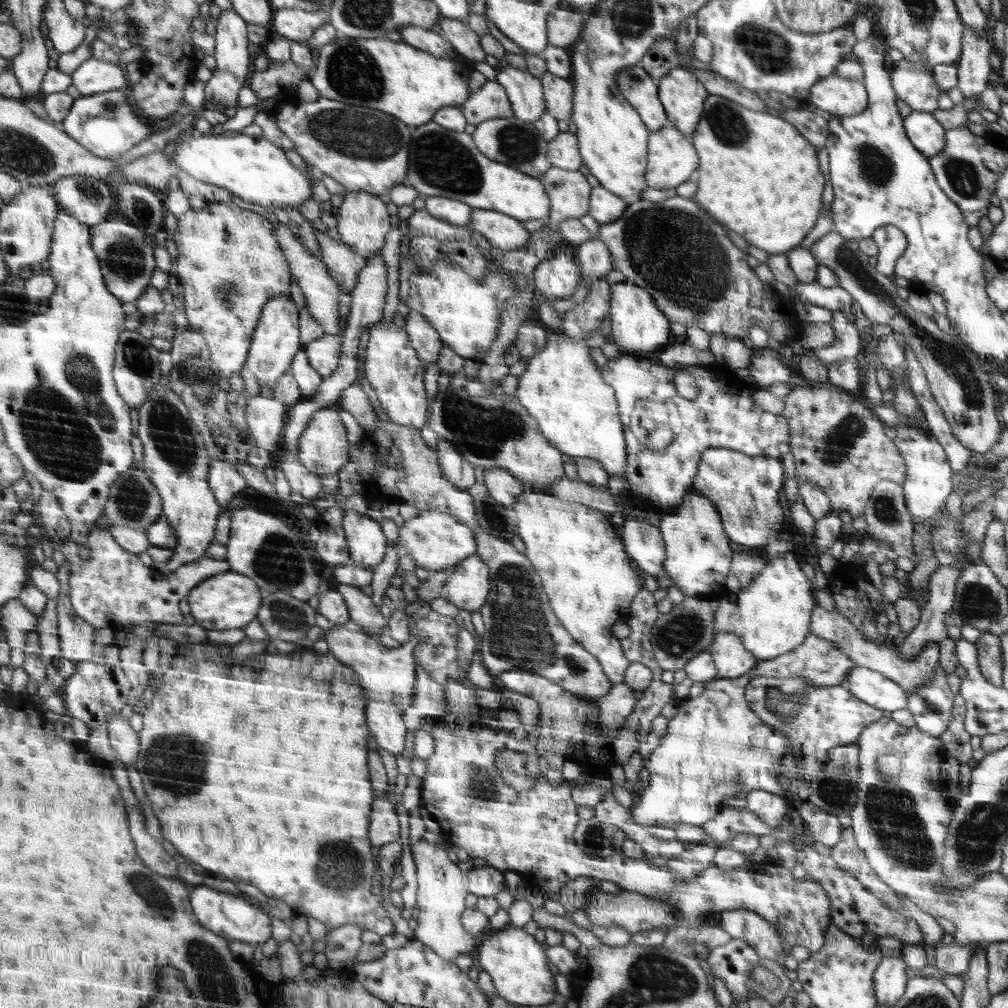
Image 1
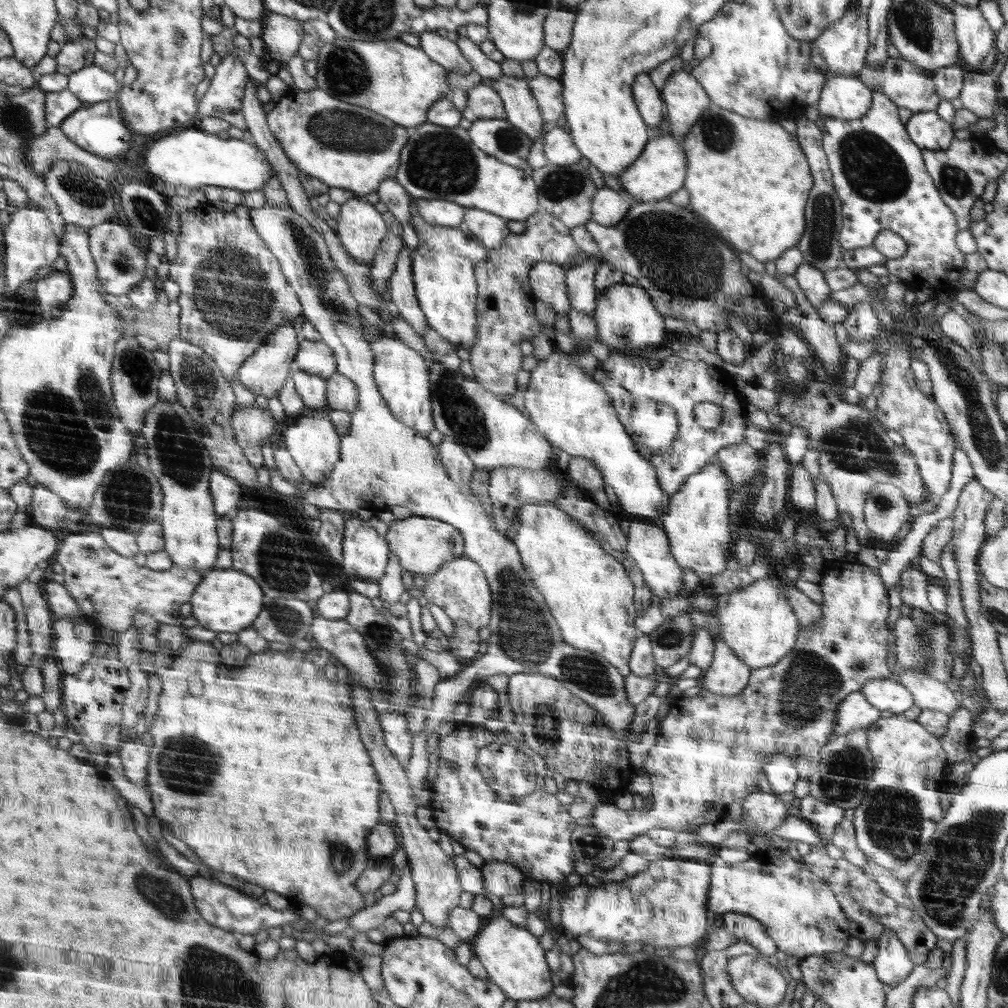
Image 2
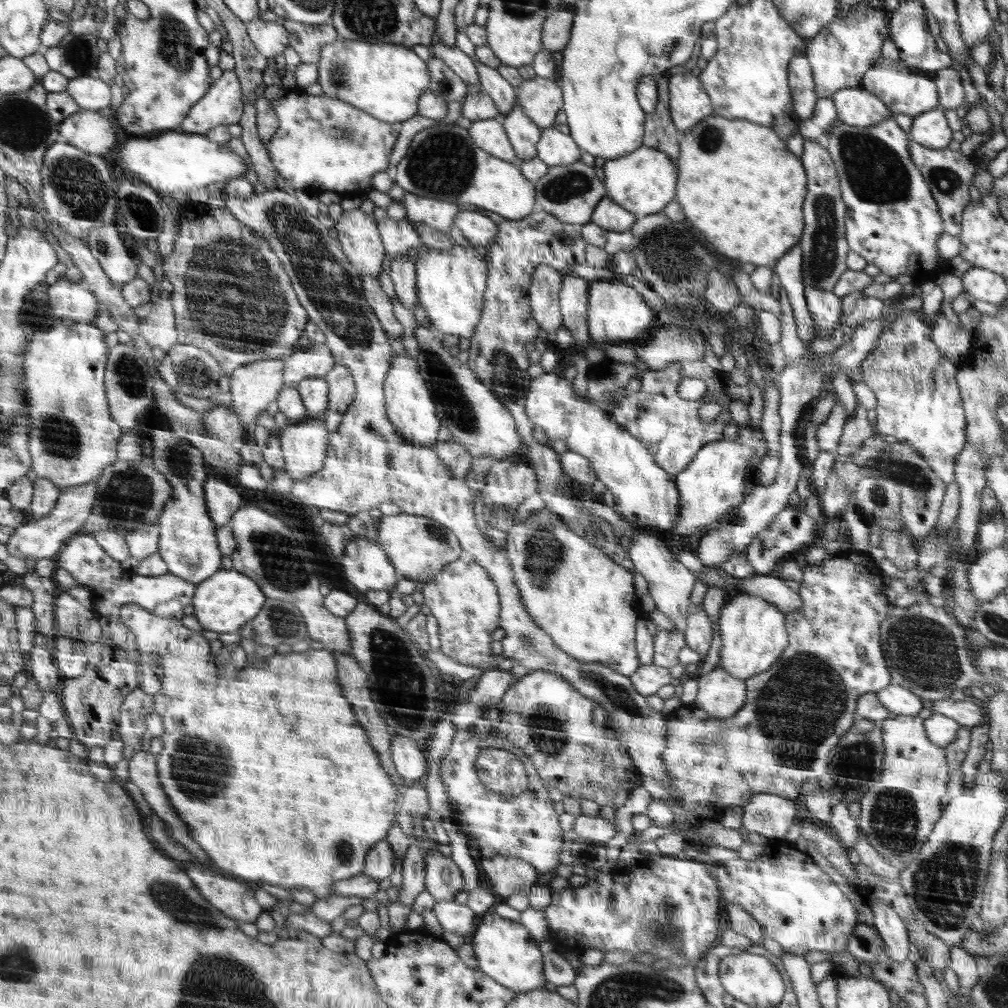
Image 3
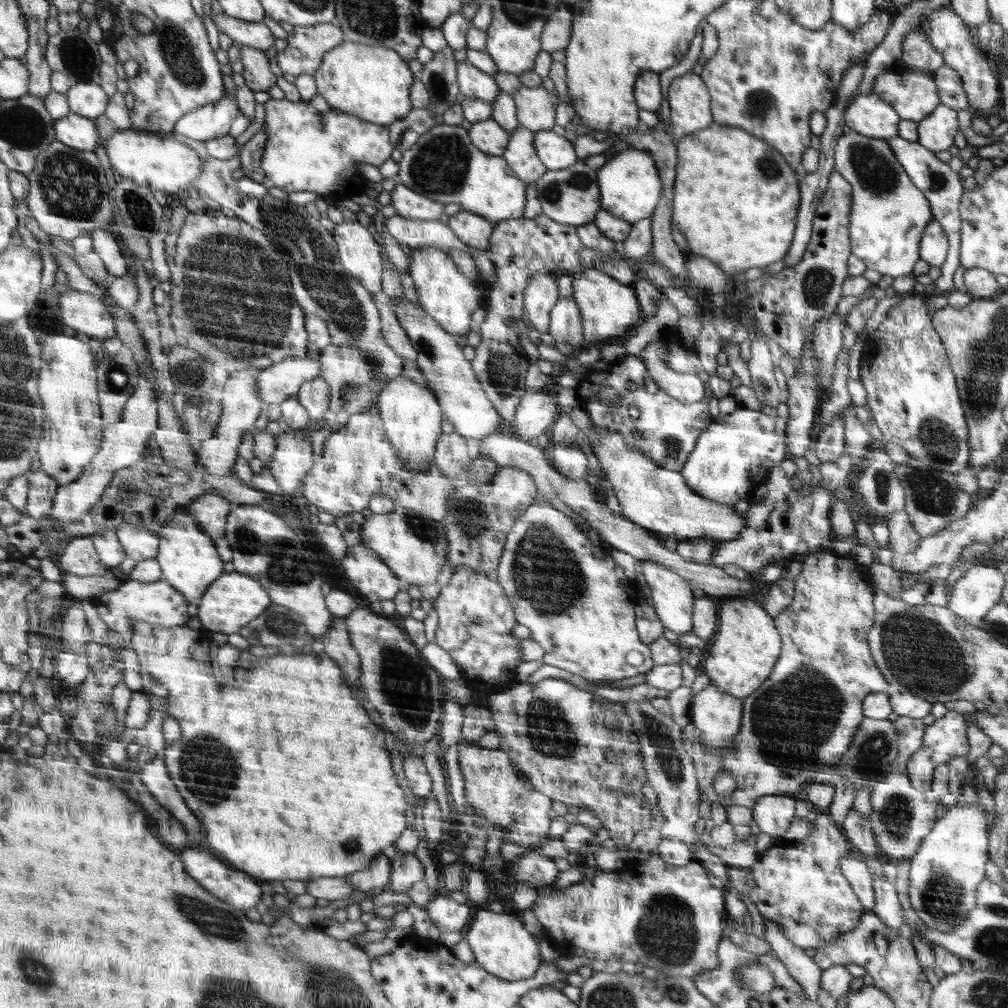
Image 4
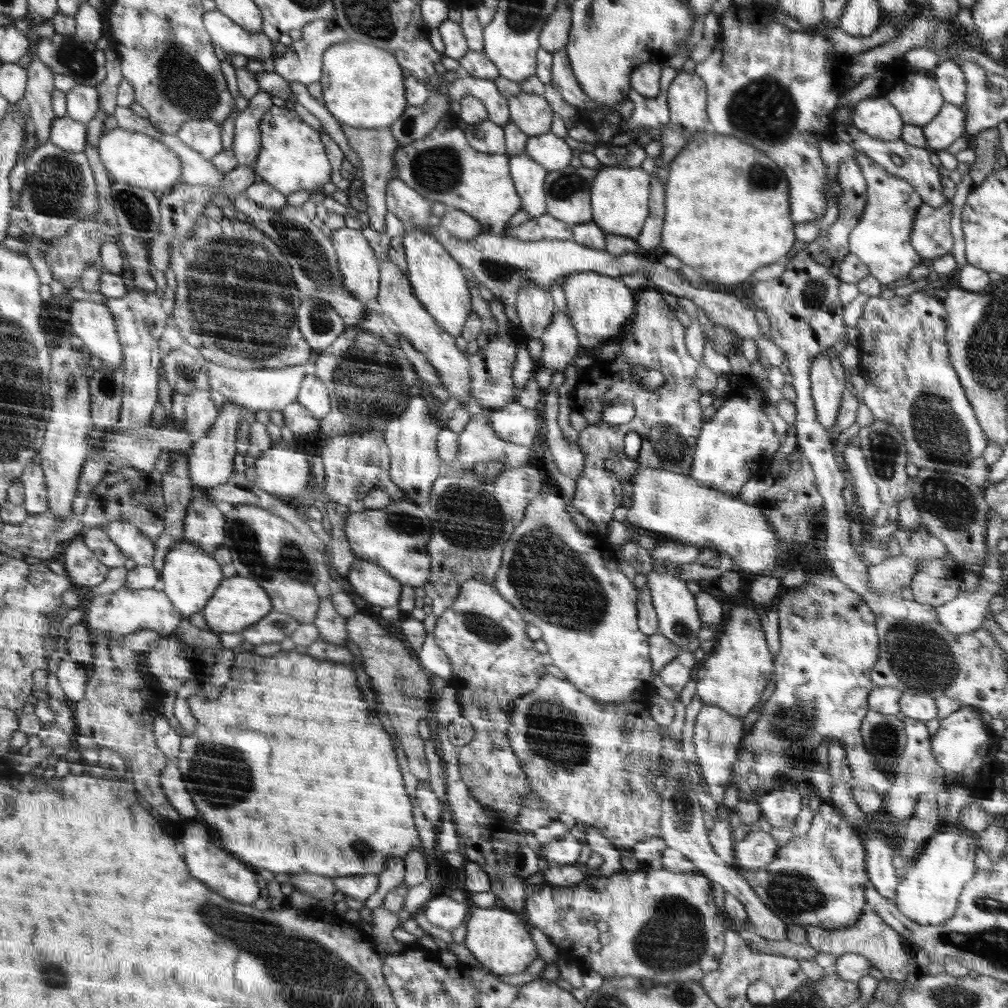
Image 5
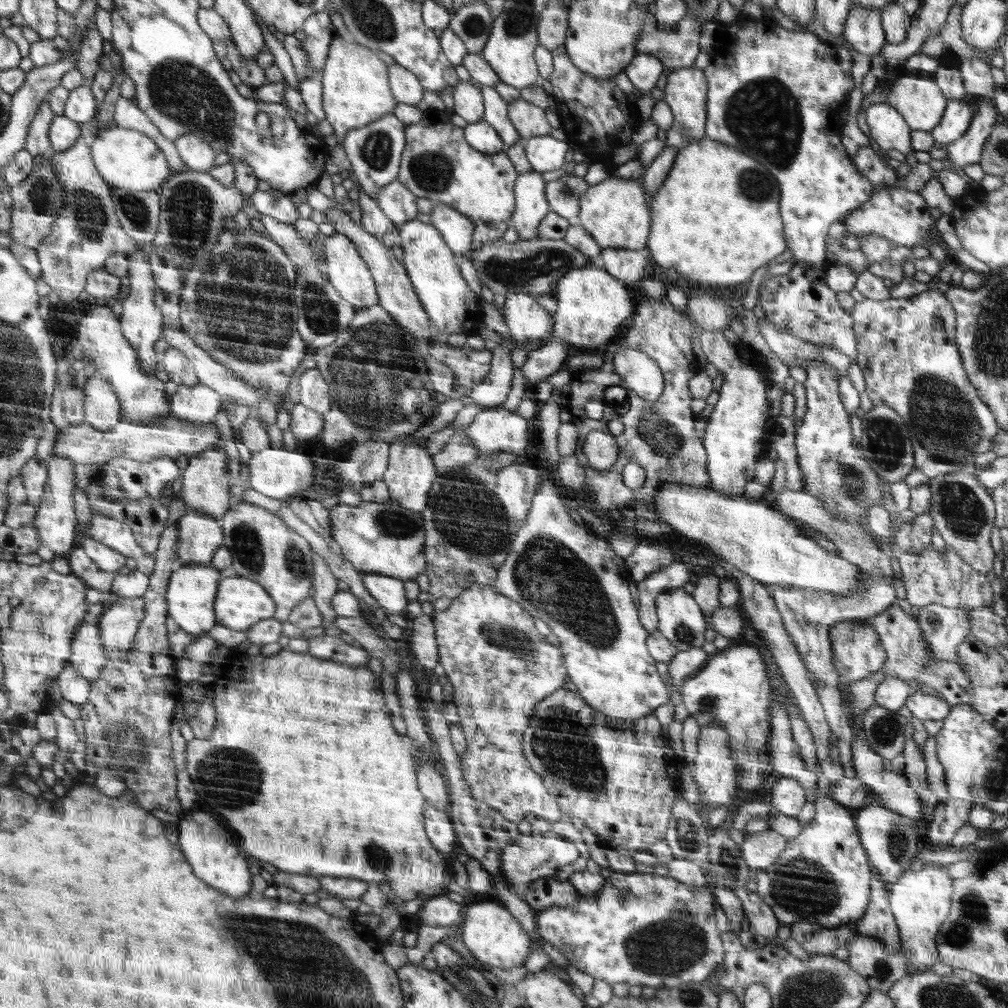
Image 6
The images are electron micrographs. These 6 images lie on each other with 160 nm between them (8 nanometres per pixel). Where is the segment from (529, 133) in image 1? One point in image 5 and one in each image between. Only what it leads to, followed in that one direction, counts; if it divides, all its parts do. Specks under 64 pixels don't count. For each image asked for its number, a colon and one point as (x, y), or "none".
2: (500, 138)
3: (489, 134)
4: (491, 138)
5: (489, 137)

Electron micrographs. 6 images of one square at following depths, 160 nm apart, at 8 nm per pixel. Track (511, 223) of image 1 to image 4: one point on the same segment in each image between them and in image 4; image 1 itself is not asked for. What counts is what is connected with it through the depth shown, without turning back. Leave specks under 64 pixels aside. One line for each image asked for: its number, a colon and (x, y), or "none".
2: (492, 230)
3: (479, 230)
4: (471, 228)

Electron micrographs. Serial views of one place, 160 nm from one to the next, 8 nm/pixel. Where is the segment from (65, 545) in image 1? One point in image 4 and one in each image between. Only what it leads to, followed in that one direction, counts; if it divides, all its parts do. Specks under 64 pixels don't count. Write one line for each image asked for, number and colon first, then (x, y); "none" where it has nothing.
2: (110, 589)
3: (112, 586)
4: (159, 603)

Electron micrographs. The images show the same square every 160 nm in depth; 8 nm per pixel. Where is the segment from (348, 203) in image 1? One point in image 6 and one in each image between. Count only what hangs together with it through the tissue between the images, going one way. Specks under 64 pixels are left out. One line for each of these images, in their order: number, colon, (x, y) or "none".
2: (360, 227)
3: (356, 232)
4: (360, 254)
5: (358, 263)
6: (347, 271)

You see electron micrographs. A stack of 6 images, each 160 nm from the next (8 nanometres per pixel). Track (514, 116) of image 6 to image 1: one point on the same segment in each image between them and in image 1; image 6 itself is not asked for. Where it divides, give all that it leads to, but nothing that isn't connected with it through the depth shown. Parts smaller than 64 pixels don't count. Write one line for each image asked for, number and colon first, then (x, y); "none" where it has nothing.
1: (558, 92)
2: (548, 90)
3: (541, 99)
4: (536, 107)
5: (529, 112)

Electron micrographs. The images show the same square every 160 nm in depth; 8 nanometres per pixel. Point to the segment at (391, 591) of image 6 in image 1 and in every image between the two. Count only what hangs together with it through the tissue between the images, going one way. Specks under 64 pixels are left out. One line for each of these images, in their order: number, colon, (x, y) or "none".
1: (367, 544)
2: (365, 555)
3: (367, 566)
4: (369, 573)
5: (375, 584)

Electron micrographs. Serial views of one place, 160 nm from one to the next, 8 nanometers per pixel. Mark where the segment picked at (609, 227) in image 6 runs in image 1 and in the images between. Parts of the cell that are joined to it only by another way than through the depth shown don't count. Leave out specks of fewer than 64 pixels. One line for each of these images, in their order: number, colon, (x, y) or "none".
1: (671, 158)
2: (660, 170)
3: (643, 182)
4: (630, 187)
5: (620, 197)

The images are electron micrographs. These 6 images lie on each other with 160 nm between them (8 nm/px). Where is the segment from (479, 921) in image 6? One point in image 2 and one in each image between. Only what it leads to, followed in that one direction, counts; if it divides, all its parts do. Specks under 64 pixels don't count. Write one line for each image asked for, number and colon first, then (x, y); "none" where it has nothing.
2: (514, 960)
3: (507, 952)
4: (499, 943)
5: (498, 939)

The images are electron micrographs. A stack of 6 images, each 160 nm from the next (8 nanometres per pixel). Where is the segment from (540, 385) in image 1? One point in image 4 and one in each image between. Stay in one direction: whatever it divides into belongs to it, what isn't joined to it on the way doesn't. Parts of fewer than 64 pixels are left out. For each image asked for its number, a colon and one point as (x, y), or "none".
2: (572, 411)
3: (646, 495)
4: (660, 500)

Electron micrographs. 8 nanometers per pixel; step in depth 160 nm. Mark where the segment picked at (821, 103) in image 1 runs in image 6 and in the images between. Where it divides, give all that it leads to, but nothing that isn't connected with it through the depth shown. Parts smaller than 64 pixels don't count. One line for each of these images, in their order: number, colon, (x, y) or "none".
2: (846, 98)
3: (856, 106)
4: (868, 115)
5: (875, 116)
6: (887, 126)

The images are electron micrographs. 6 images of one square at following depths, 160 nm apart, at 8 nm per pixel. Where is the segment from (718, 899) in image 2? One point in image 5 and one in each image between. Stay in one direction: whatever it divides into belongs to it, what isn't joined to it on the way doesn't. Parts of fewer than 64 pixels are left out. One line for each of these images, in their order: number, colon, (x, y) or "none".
3: (802, 909)
4: (800, 888)
5: (816, 880)

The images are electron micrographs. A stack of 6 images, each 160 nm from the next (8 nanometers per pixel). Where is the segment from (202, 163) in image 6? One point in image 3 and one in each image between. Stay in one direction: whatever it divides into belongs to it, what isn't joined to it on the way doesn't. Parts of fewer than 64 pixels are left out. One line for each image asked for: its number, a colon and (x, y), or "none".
3: (223, 104)
4: (212, 120)
5: (203, 135)

